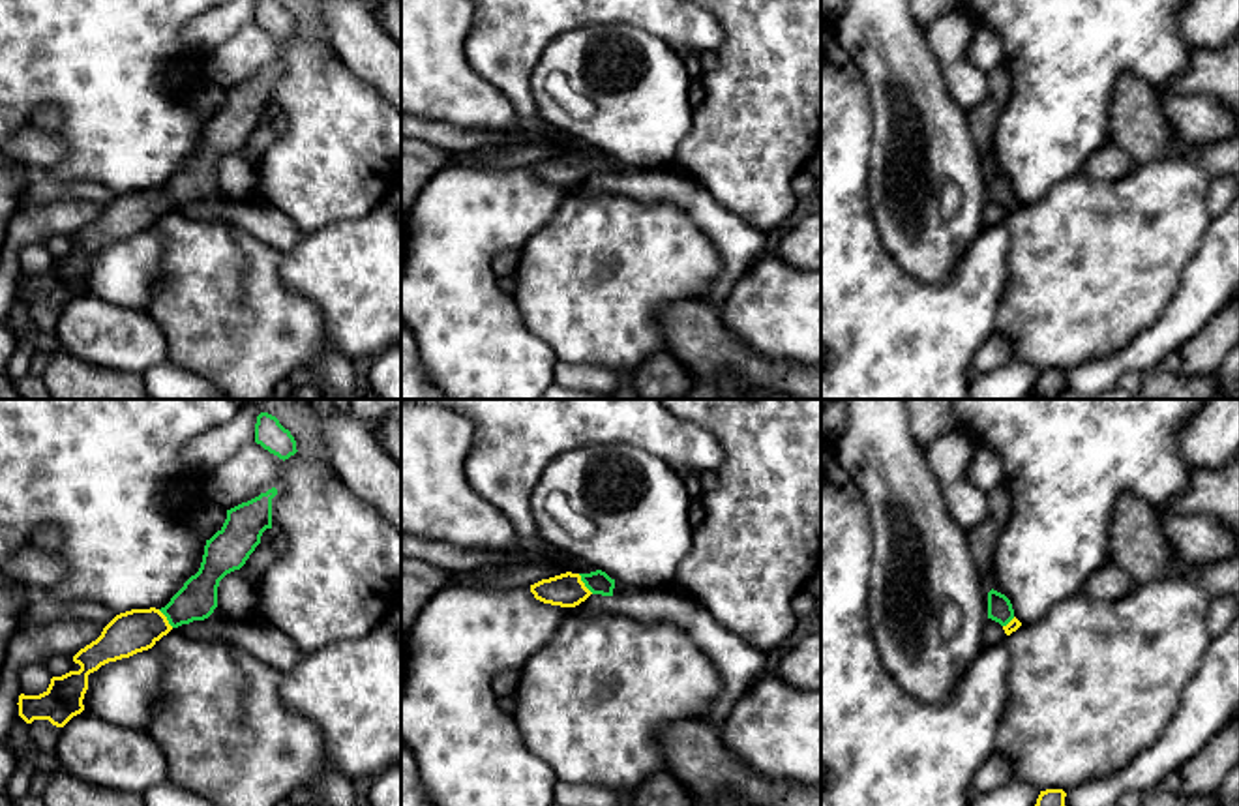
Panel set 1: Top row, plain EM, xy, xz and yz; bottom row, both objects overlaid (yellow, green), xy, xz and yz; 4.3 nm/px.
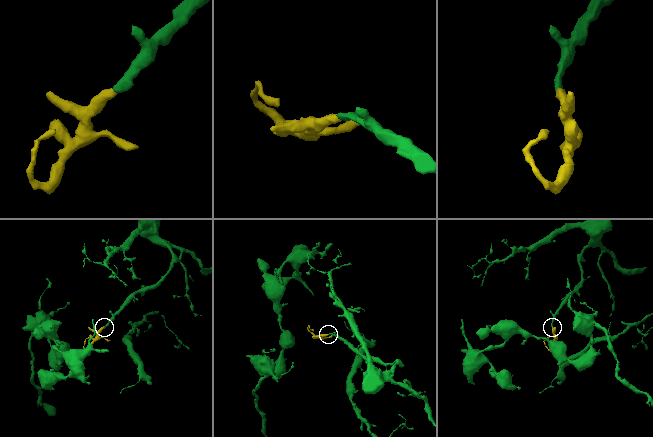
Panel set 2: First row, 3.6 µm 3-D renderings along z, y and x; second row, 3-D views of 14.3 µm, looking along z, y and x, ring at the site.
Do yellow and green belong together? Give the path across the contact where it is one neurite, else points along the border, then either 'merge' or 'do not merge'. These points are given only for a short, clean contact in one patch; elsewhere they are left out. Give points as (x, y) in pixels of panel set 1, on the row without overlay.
way xz (567, 169), (583, 164), (598, 162); merge

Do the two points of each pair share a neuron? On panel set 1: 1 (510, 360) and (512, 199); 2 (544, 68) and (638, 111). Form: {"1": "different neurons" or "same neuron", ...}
{"1": "same neuron", "2": "same neuron"}

